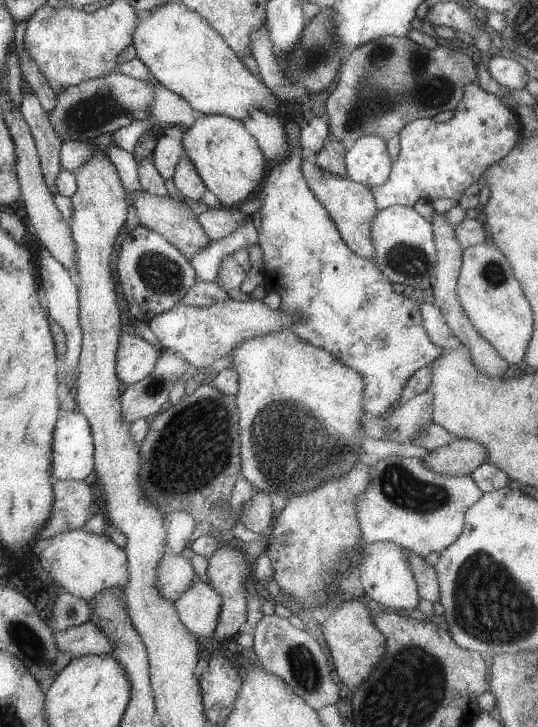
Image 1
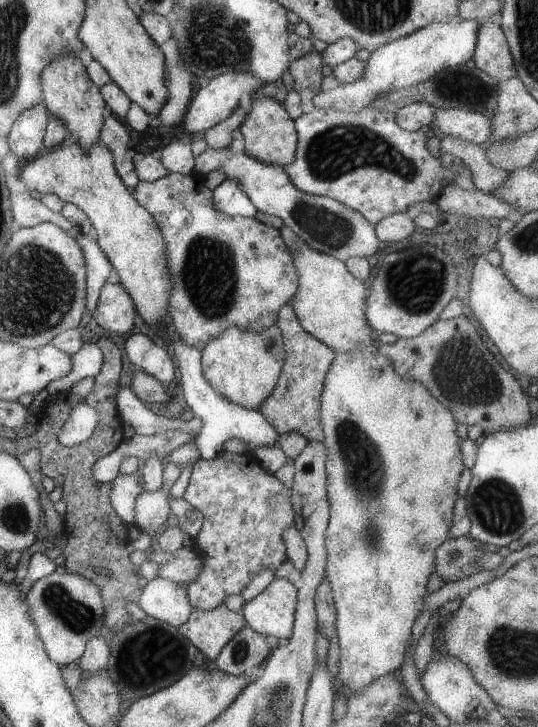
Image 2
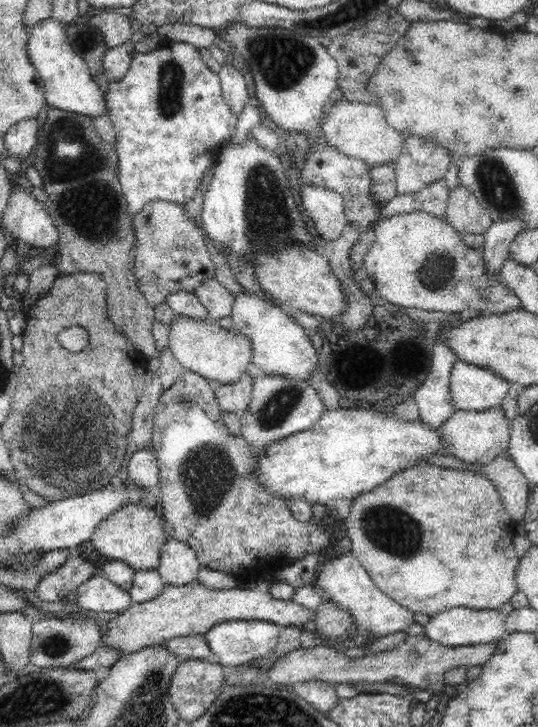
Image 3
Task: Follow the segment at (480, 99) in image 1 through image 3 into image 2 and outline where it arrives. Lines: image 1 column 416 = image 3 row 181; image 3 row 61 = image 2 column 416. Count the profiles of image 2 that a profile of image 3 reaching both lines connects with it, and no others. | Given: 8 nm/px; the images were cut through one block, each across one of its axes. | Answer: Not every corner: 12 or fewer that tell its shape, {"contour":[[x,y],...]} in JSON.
{"contour":[[315,108],[298,116],[305,194],[372,225],[452,184],[395,112]]}

